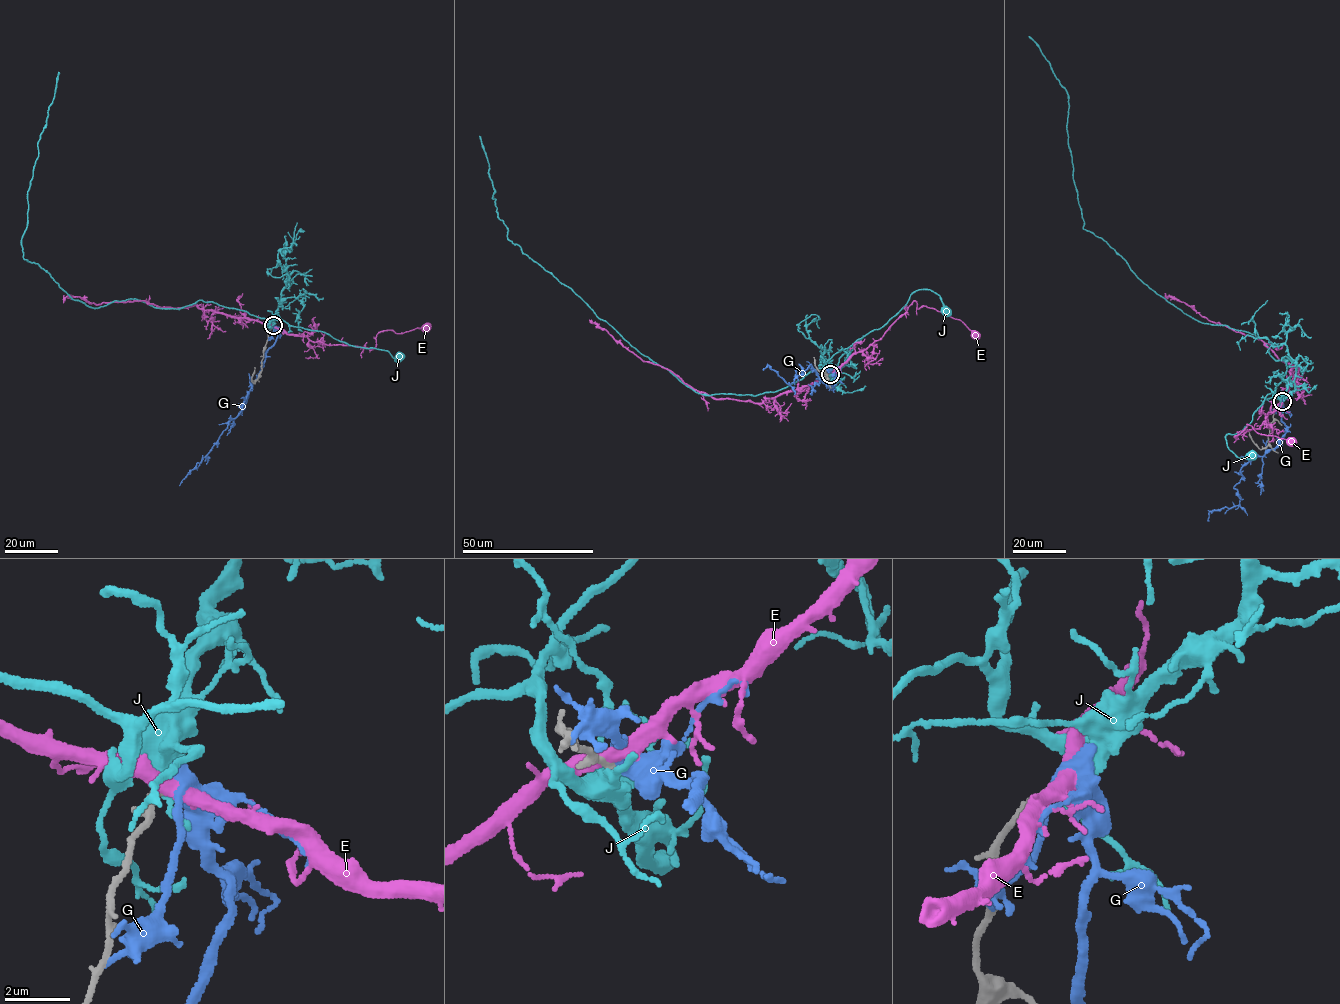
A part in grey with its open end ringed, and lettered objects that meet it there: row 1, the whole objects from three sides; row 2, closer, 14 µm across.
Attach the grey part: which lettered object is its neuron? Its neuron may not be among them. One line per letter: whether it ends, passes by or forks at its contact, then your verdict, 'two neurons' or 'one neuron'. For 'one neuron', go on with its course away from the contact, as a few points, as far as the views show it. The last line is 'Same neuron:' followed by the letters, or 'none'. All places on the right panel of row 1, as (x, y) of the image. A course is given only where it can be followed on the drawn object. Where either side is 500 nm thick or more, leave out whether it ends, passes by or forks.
E: it passes by; two neurons
G: it passes by; two neurons
J: it passes by; two neurons
Same neuron: none

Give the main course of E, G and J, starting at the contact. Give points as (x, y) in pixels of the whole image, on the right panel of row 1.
E: (1280, 401), (1260, 428), (1234, 437), (1247, 424), (1259, 433), (1290, 441)
G: (1281, 401), (1286, 427), (1282, 439), (1241, 467), (1242, 477), (1233, 487), (1239, 504), (1209, 512), (1208, 521)
J: (1281, 401), (1272, 393), (1267, 394), (1249, 423), (1241, 431), (1225, 436), (1228, 448), (1238, 457), (1253, 453)

